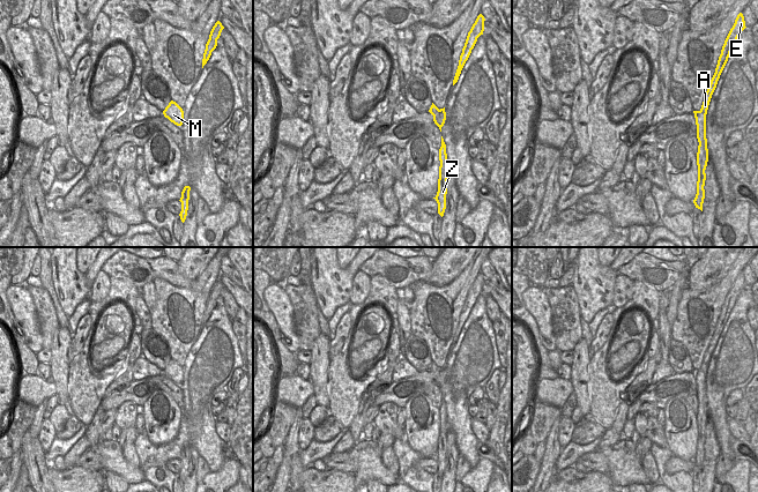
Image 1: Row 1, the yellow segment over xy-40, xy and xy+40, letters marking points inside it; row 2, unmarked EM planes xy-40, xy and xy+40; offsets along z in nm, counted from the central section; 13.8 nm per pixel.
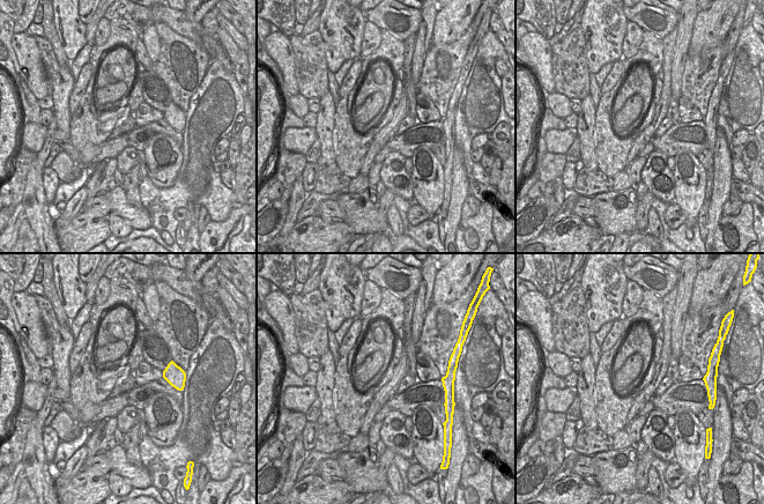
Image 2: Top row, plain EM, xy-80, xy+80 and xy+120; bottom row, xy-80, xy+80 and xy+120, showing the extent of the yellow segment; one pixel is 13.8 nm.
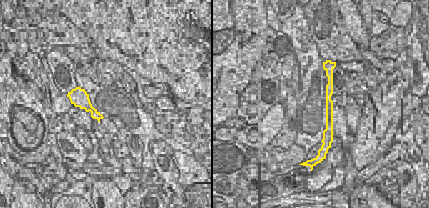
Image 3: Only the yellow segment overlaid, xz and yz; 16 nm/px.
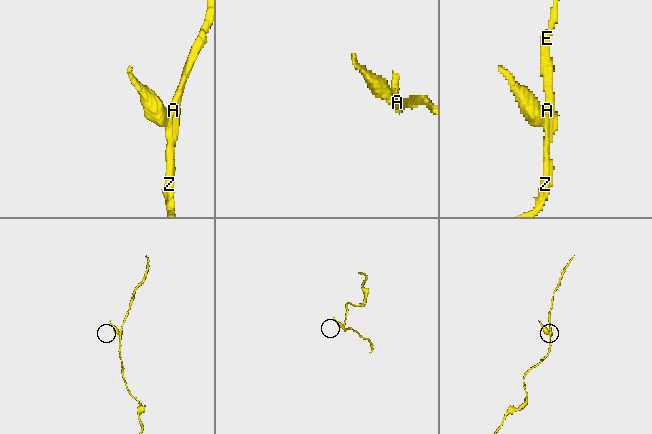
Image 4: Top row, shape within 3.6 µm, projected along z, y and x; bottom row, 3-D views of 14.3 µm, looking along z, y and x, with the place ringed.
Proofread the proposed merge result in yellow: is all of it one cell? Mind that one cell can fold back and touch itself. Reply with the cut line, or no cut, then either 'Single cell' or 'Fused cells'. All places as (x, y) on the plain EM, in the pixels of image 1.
Split along xy (440, 367), (440, 377), (437, 384). Fused cells.

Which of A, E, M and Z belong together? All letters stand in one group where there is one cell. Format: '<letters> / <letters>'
A E Z / M

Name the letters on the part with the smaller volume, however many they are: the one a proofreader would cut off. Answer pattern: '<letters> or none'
M

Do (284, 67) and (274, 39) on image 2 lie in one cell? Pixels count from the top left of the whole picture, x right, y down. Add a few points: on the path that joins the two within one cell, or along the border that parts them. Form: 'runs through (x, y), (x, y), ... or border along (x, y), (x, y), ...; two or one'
runs through (284, 60), (277, 46); one

